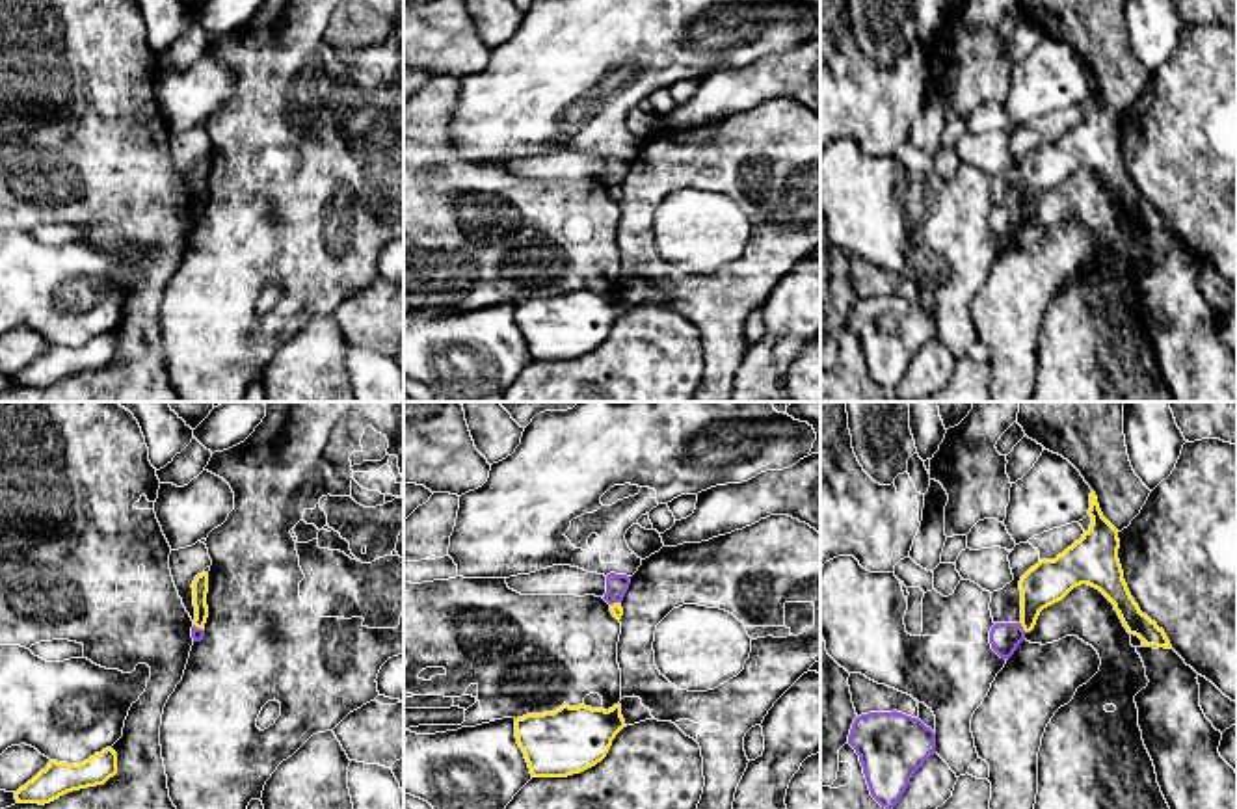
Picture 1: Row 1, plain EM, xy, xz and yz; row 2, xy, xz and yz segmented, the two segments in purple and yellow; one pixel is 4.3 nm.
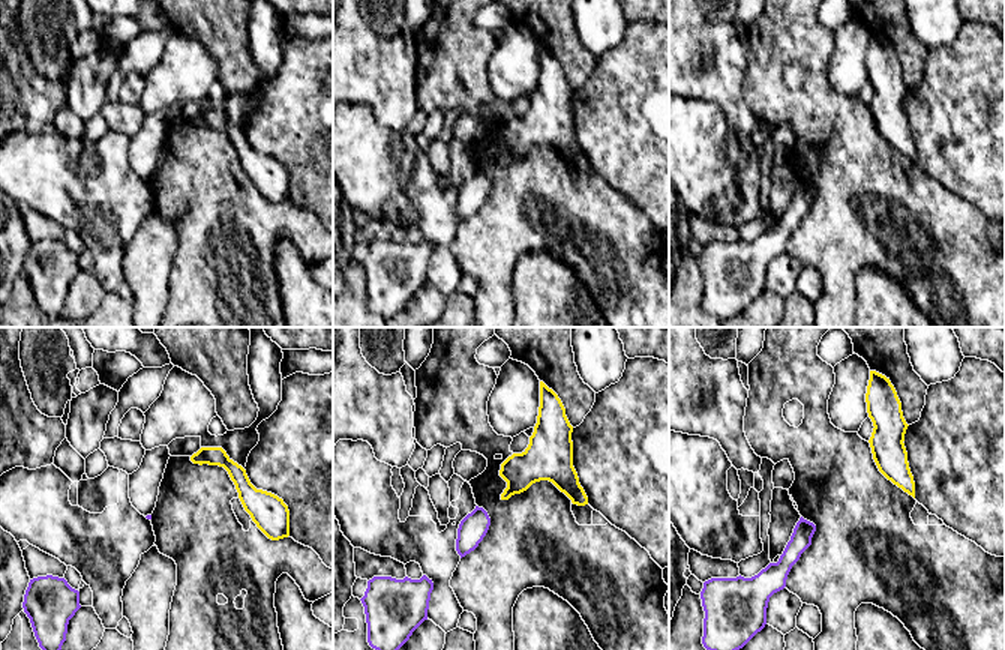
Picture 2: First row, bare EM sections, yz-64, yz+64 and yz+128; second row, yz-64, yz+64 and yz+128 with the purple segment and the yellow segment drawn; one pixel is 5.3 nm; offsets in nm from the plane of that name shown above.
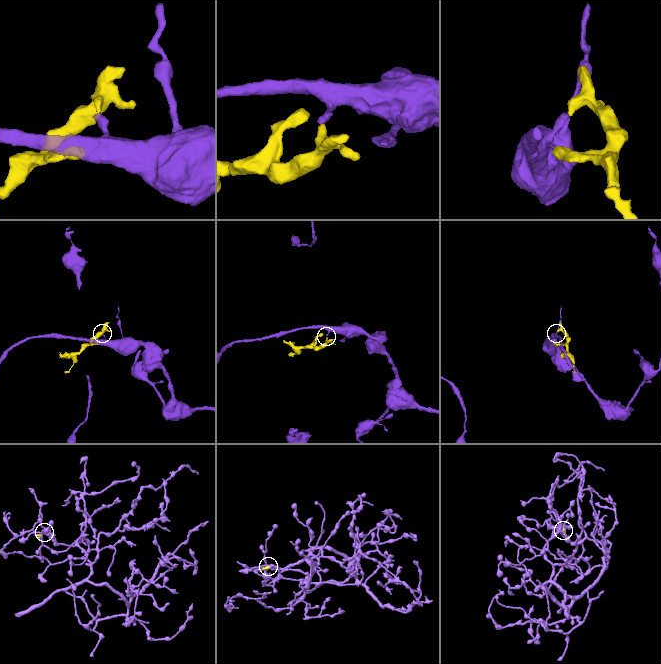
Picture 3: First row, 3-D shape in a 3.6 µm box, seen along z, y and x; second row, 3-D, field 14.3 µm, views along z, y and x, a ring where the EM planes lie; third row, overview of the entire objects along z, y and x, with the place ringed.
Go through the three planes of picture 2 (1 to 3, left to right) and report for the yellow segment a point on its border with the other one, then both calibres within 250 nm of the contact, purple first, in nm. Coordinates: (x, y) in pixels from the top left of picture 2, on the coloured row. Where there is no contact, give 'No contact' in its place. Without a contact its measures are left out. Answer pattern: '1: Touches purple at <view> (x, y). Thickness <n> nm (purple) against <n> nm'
1: No contact
2: No contact
3: No contact

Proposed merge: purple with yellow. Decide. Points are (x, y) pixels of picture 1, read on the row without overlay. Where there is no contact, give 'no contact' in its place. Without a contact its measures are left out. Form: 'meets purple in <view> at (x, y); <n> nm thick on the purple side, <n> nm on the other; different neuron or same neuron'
meets purple in yz at (1022, 211); 130 nm thick on the purple side, 190 nm on the other; different neuron

